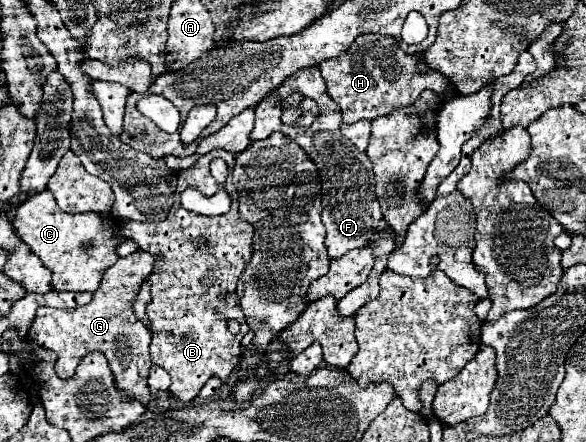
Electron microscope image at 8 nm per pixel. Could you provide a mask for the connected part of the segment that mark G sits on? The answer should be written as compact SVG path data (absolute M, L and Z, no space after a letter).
M133 252L119 258L103 274L101 286L87 306L73 310L39 308L37 316L29 328L29 338L39 346L57 352L55 371L60 378L67 379L75 374L77 365L85 352L103 352L111 364L115 386L123 386L123 396L127 400L139 400L143 406L149 404L151 392L147 386L149 368L153 366L149 356L151 332L135 318L133 302L137 298L141 282L153 272L155 258L149 252Z

